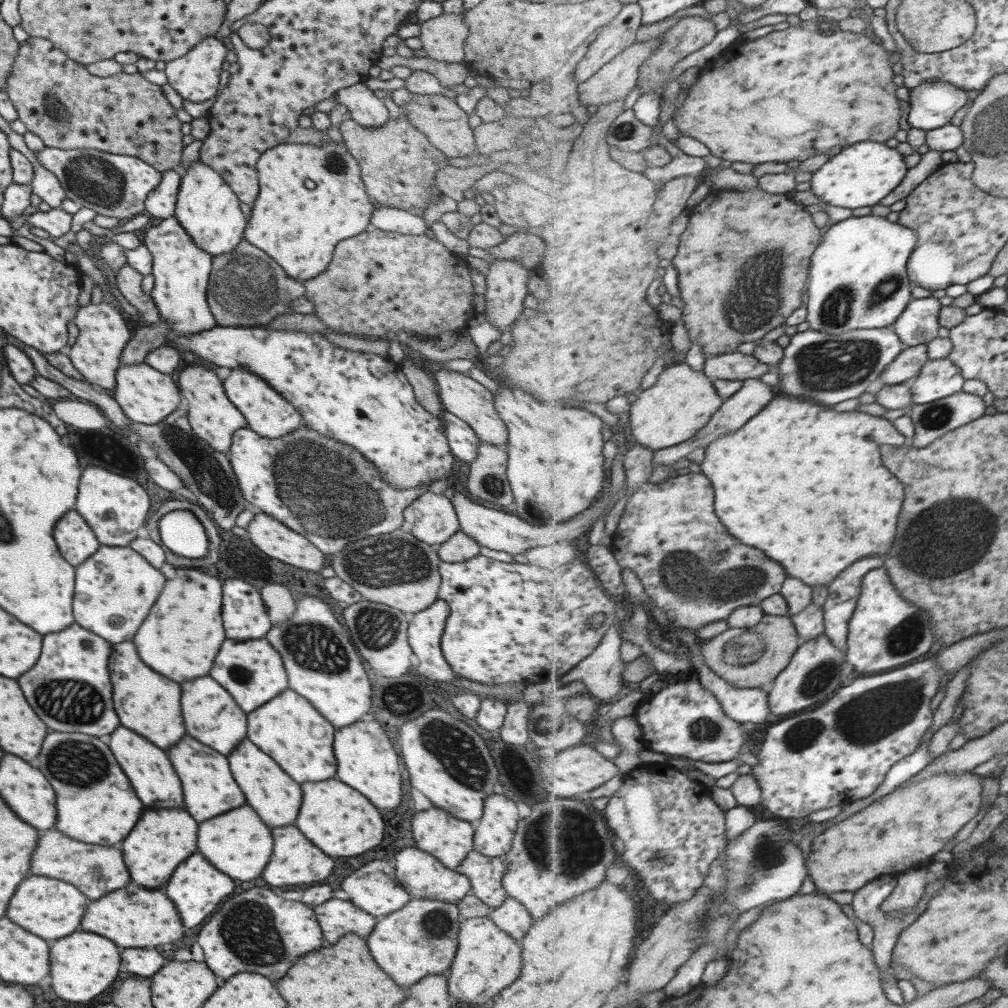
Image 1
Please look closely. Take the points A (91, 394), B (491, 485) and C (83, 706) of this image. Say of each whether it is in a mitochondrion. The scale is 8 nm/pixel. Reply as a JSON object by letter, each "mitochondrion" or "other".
{"A":"other","B":"mitochondrion","C":"mitochondrion"}

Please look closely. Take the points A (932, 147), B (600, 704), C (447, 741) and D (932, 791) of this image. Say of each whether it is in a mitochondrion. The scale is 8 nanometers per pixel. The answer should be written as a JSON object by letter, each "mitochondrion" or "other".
{"A":"other","B":"other","C":"mitochondrion","D":"other"}

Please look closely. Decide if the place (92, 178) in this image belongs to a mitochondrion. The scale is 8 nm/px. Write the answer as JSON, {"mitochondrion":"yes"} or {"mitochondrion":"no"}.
{"mitochondrion":"yes"}

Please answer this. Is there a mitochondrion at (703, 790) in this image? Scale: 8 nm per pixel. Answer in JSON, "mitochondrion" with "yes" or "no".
{"mitochondrion":"no"}

